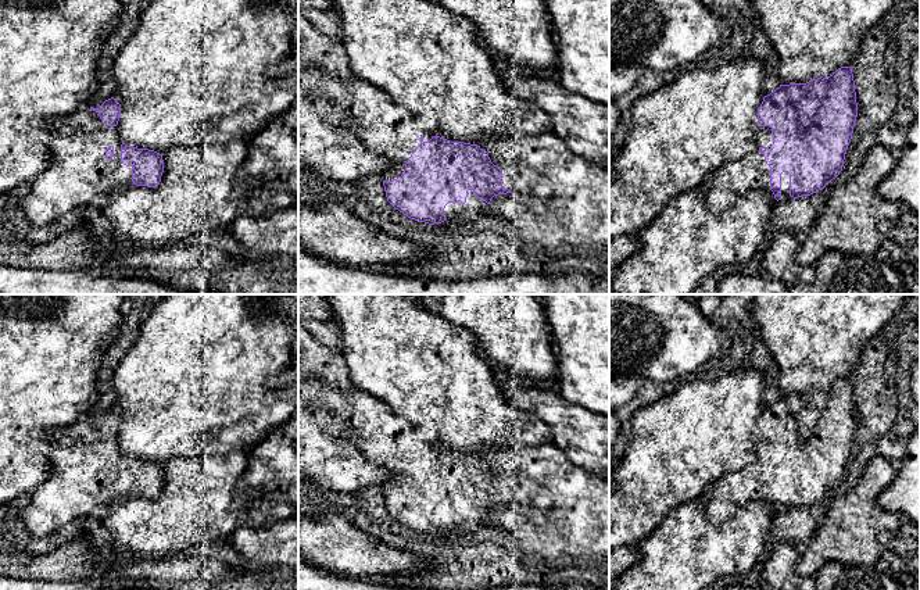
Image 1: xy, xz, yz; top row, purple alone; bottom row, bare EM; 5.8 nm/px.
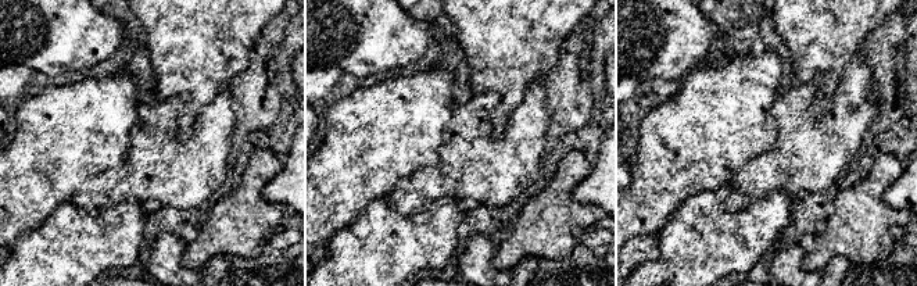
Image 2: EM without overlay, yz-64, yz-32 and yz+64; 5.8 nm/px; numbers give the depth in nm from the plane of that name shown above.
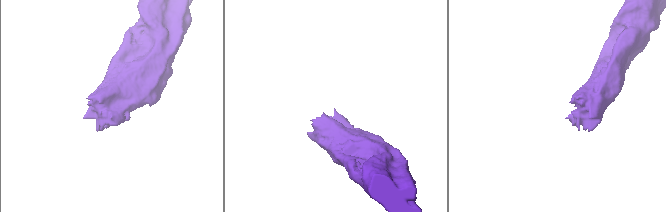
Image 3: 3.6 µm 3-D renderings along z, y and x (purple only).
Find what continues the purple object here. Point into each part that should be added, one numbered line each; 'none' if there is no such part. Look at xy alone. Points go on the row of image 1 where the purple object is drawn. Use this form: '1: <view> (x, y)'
1: xy (79, 176)

